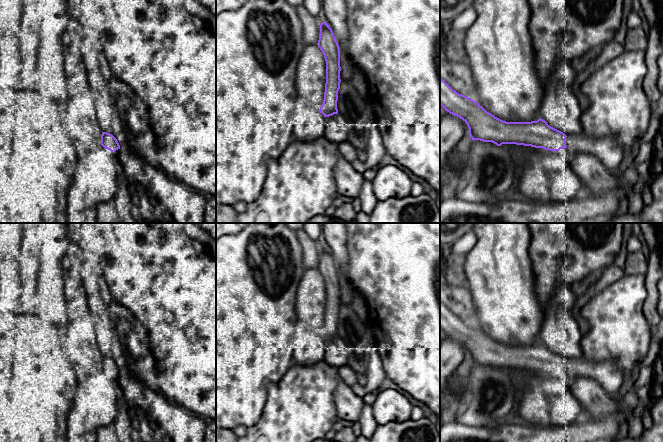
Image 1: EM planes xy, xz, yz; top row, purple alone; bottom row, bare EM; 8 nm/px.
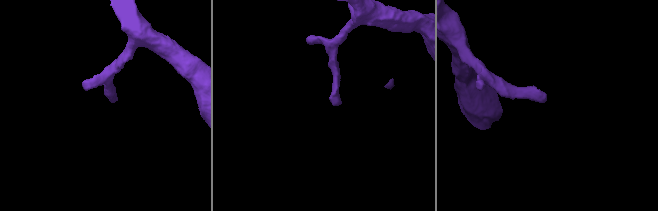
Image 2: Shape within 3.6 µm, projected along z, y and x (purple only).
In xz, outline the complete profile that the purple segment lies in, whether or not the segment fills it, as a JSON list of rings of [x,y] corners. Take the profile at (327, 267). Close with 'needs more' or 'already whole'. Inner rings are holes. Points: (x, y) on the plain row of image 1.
[[[325,246],[320,248],[320,259],[317,267],[326,285],[326,307],[324,324],[319,336],[324,341],[338,338],[337,325],[340,313],[340,272],[334,257]]]; already whole

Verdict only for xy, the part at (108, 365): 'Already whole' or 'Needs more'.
Already whole

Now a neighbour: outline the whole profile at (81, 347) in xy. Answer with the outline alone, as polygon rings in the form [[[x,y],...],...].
[[[88,318],[70,320],[66,326],[65,350],[80,381],[84,376],[101,370],[102,354],[93,324]]]

